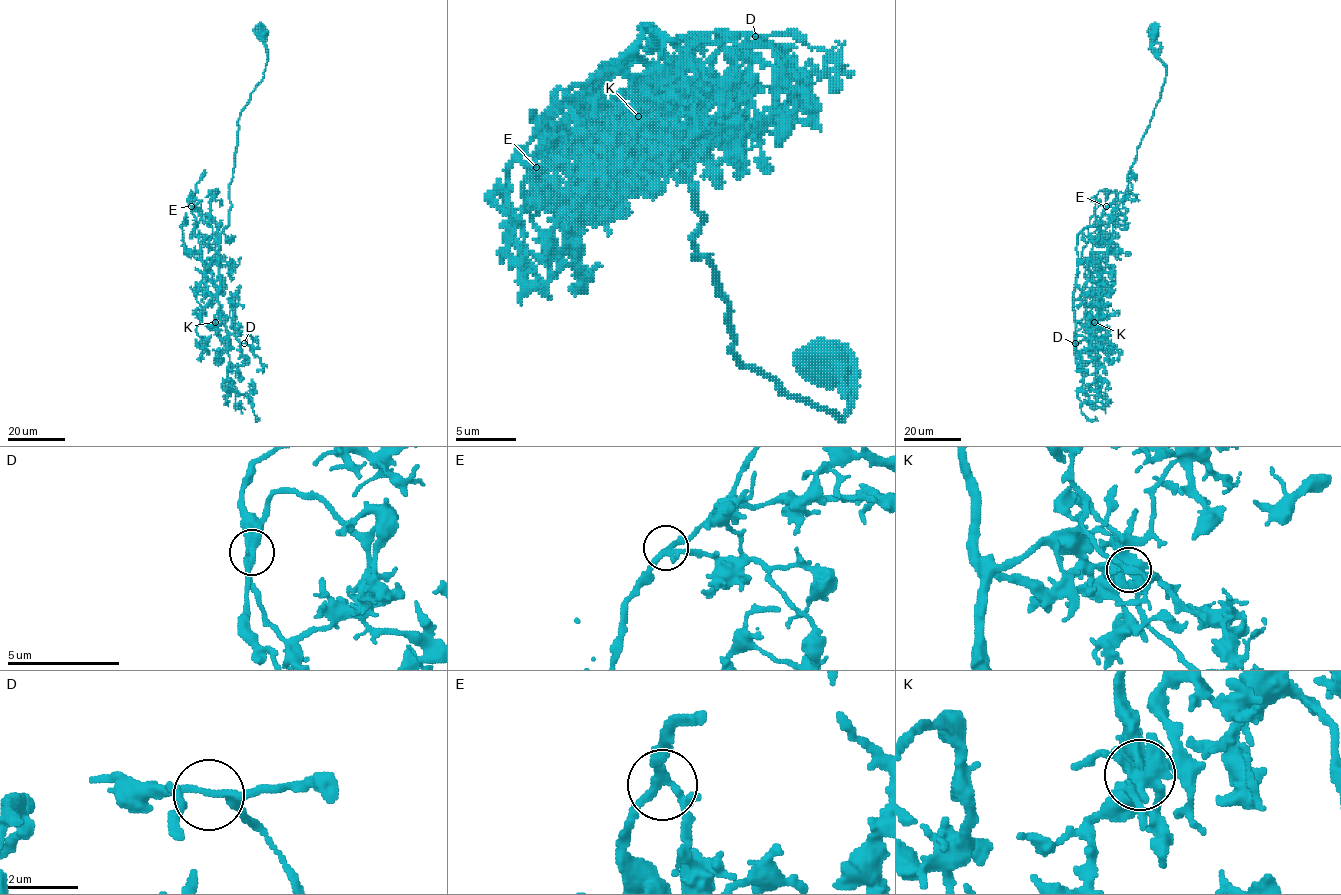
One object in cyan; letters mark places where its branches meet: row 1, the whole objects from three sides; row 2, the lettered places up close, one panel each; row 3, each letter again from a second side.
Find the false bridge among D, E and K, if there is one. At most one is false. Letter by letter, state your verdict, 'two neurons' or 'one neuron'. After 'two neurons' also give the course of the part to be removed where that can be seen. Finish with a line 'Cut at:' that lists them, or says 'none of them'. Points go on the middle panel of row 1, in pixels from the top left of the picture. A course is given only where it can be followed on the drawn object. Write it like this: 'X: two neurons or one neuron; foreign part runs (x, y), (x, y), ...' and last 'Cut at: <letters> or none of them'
D: one neuron
E: one neuron
K: one neuron
Cut at: none of them

